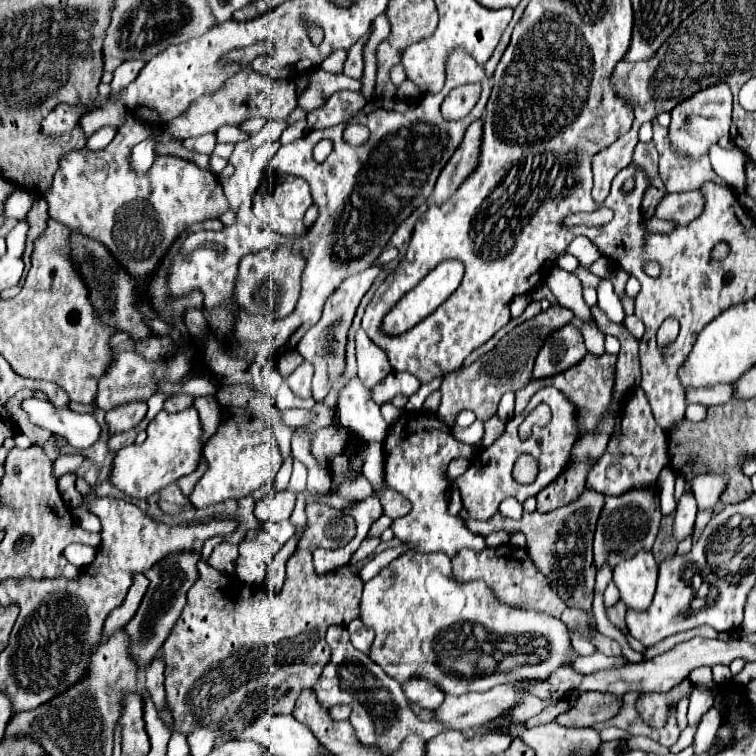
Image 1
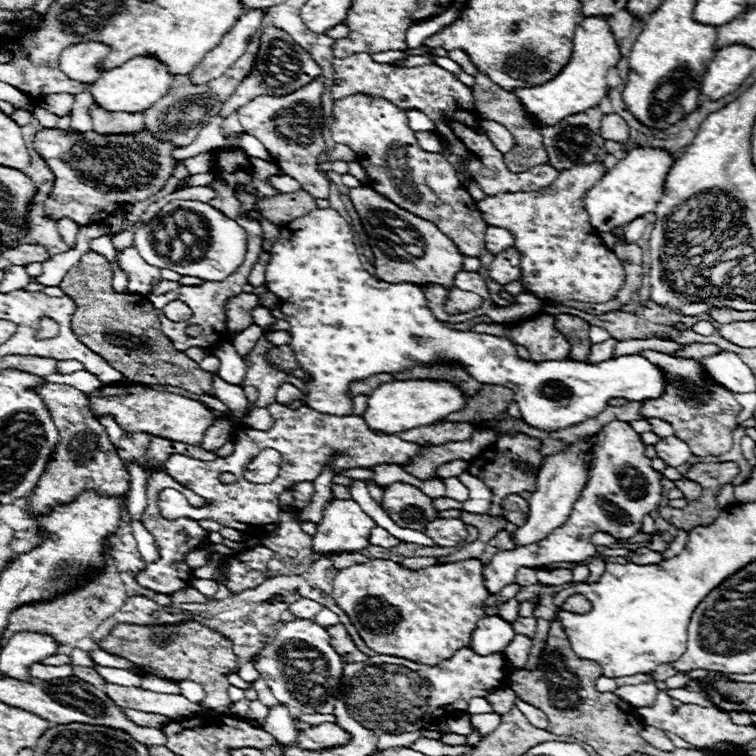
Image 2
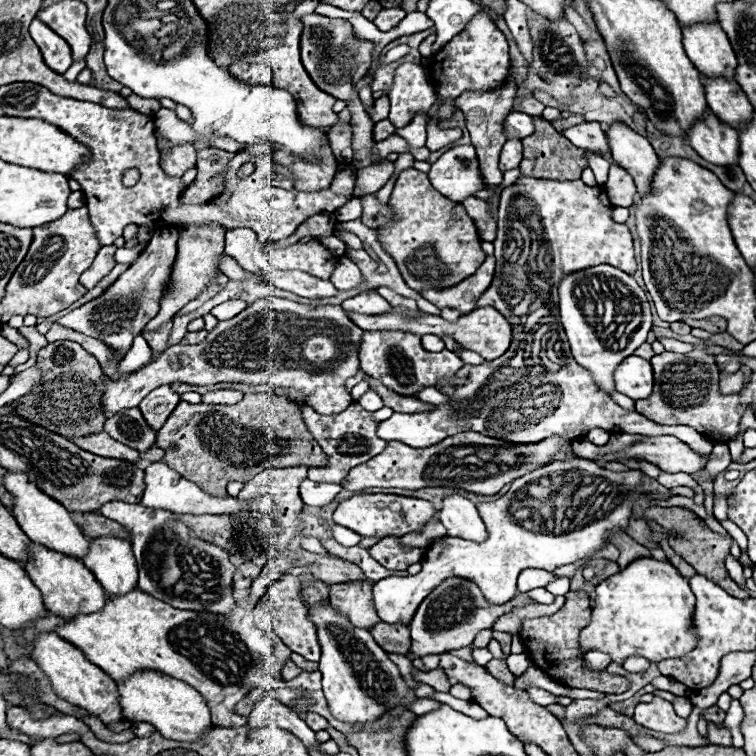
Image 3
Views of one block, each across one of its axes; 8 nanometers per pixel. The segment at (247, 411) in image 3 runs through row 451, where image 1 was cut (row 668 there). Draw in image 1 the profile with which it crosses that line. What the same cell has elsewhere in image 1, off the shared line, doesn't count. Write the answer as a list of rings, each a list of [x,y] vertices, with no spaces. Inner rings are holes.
[[[296,550],[288,558],[286,566],[290,580],[286,578],[280,592],[272,594],[242,586],[236,576],[218,572],[208,562],[198,562],[198,580],[188,590],[188,602],[160,652],[166,666],[166,700],[172,714],[172,728],[176,732],[188,736],[196,726],[218,724],[224,734],[232,734],[232,730],[244,730],[244,726],[262,716],[262,712],[268,712],[274,700],[278,700],[278,714],[292,714],[294,702],[302,690],[314,688],[324,662],[330,658],[330,650],[324,640],[326,628],[330,624],[348,624],[352,618],[358,618],[362,580],[350,570],[350,566],[318,576],[312,568],[310,550]]]

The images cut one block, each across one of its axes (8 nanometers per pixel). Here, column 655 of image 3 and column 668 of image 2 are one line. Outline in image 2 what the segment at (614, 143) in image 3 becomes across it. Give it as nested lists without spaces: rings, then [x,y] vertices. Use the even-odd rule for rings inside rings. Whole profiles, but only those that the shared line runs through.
[[[632,148],[626,158],[622,158],[612,170],[608,170],[602,180],[590,188],[584,196],[584,208],[590,216],[590,224],[598,232],[610,232],[616,226],[624,226],[638,216],[656,210],[658,200],[664,194],[666,172],[674,166],[680,154],[672,154],[662,148]]]

